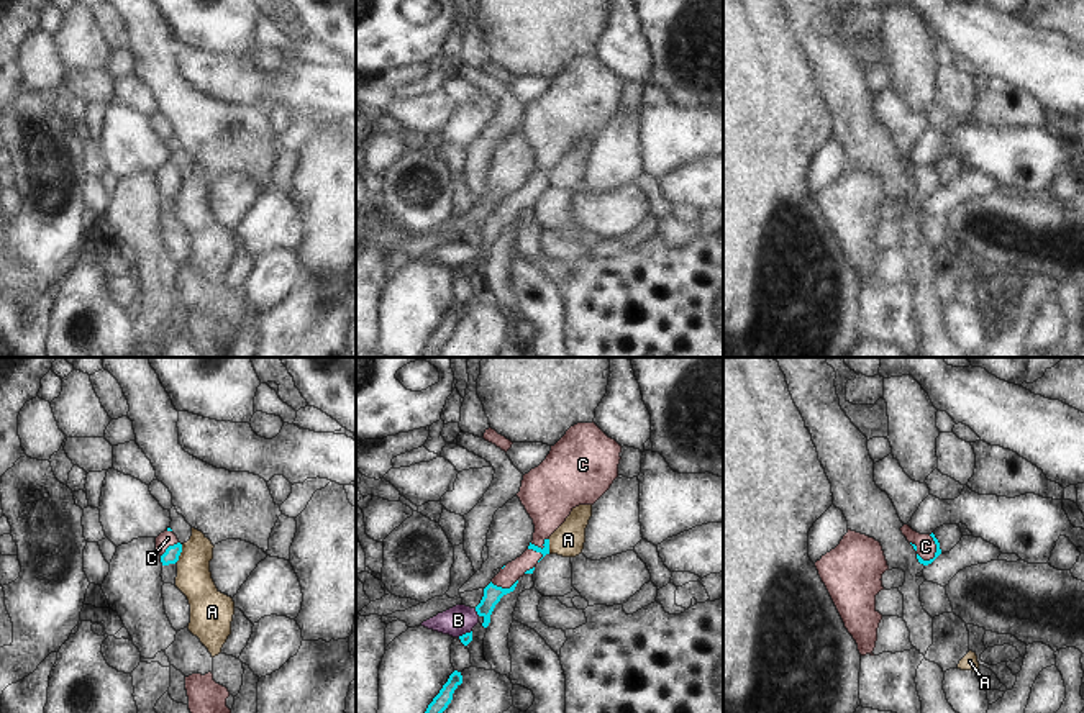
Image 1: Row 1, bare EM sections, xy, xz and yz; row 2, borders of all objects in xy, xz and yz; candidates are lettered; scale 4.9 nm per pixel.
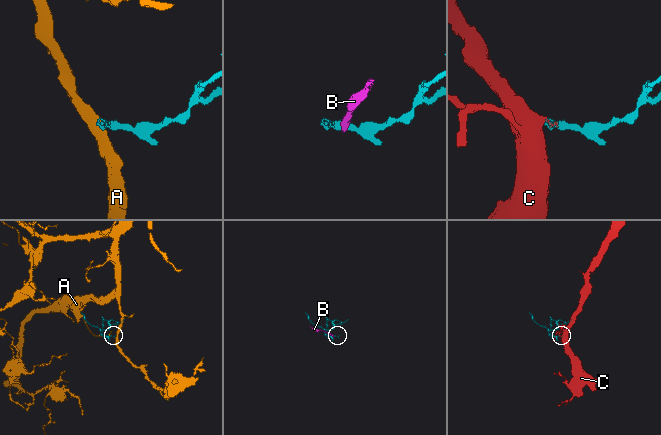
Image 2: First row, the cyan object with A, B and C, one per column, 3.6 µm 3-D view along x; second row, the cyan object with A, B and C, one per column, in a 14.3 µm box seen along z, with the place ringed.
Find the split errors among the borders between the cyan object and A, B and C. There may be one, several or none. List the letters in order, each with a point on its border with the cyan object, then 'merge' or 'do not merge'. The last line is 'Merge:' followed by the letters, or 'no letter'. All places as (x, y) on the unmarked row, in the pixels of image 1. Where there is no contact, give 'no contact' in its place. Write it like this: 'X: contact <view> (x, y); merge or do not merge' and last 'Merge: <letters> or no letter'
A: contact xy (181, 184); do not merge
B: contact xz (476, 243); do not merge
C: contact xz (542, 182); merge
Merge: C

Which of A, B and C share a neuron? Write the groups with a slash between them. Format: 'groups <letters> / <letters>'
groups A / B / C

